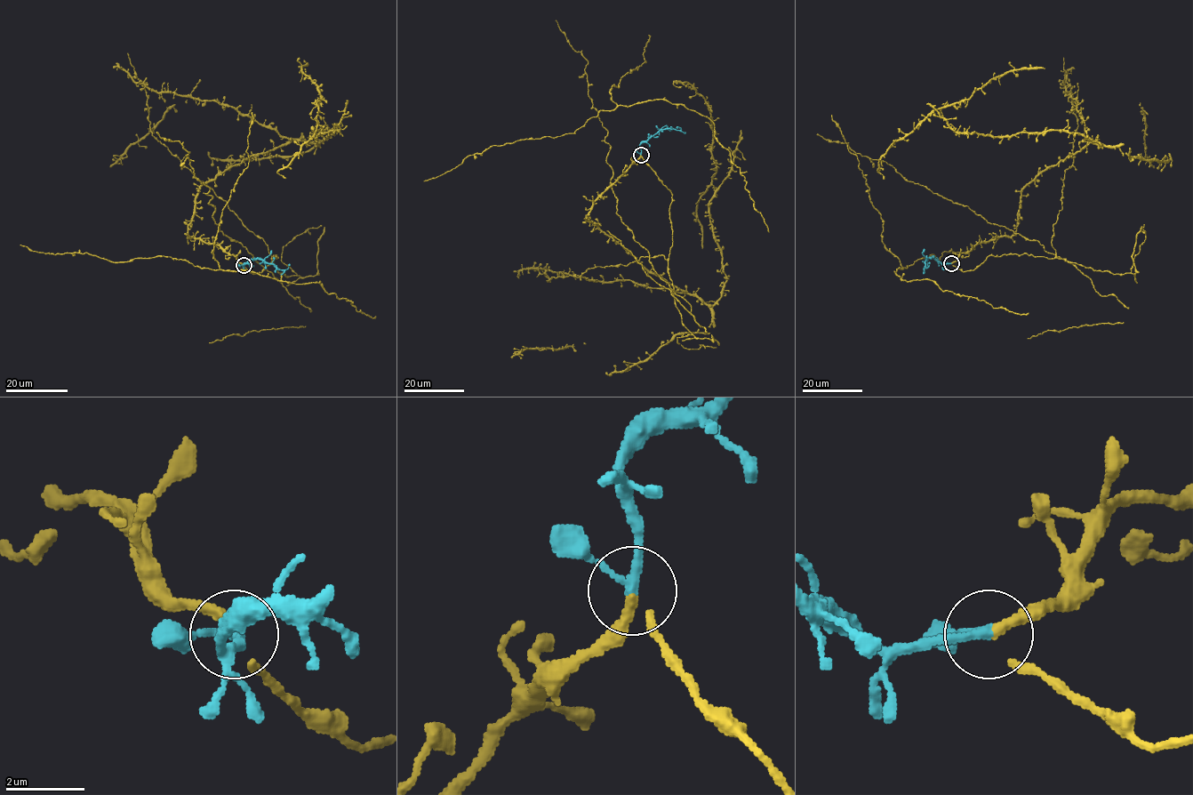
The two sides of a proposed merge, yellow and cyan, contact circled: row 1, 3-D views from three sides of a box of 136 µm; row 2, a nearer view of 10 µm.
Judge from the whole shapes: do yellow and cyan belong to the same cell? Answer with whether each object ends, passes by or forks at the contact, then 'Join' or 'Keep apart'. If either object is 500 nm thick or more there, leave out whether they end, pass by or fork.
At the ring yellow passes by. At the ring cyan passes by. Join

